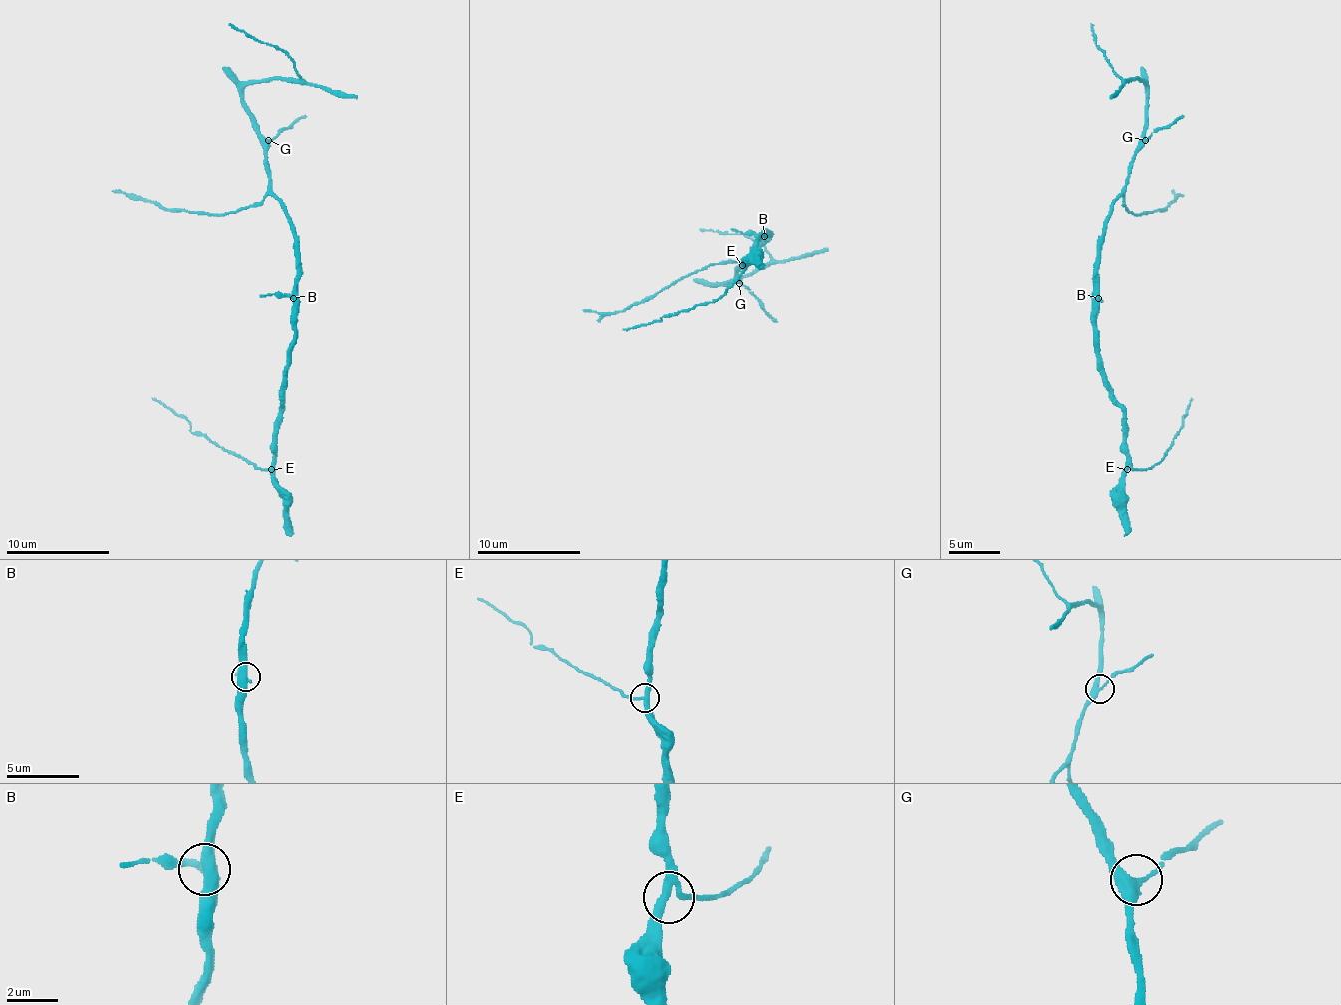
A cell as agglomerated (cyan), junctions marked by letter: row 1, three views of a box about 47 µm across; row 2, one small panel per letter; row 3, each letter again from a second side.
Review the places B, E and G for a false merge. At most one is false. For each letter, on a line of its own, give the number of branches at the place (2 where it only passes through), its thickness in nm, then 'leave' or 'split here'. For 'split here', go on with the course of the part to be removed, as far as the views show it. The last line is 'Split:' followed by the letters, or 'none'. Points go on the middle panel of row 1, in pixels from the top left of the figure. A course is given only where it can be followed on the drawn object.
B: 3 branches meet; 440 nm thick; split here; foreign part runs (765, 237), (731, 229)
E: 3 branches meet; 280 nm thick; leave
G: 3 branches meet; 320 nm thick; leave
Split: B

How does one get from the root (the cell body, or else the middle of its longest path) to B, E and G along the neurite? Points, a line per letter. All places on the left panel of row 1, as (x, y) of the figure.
B: (296, 269), (294, 297)
E: (296, 269), (294, 346), (291, 364), (286, 371), (284, 405), (278, 410), (276, 454), (271, 469)
G: (296, 269), (296, 235), (284, 202), (271, 189), (266, 166), (268, 140)

